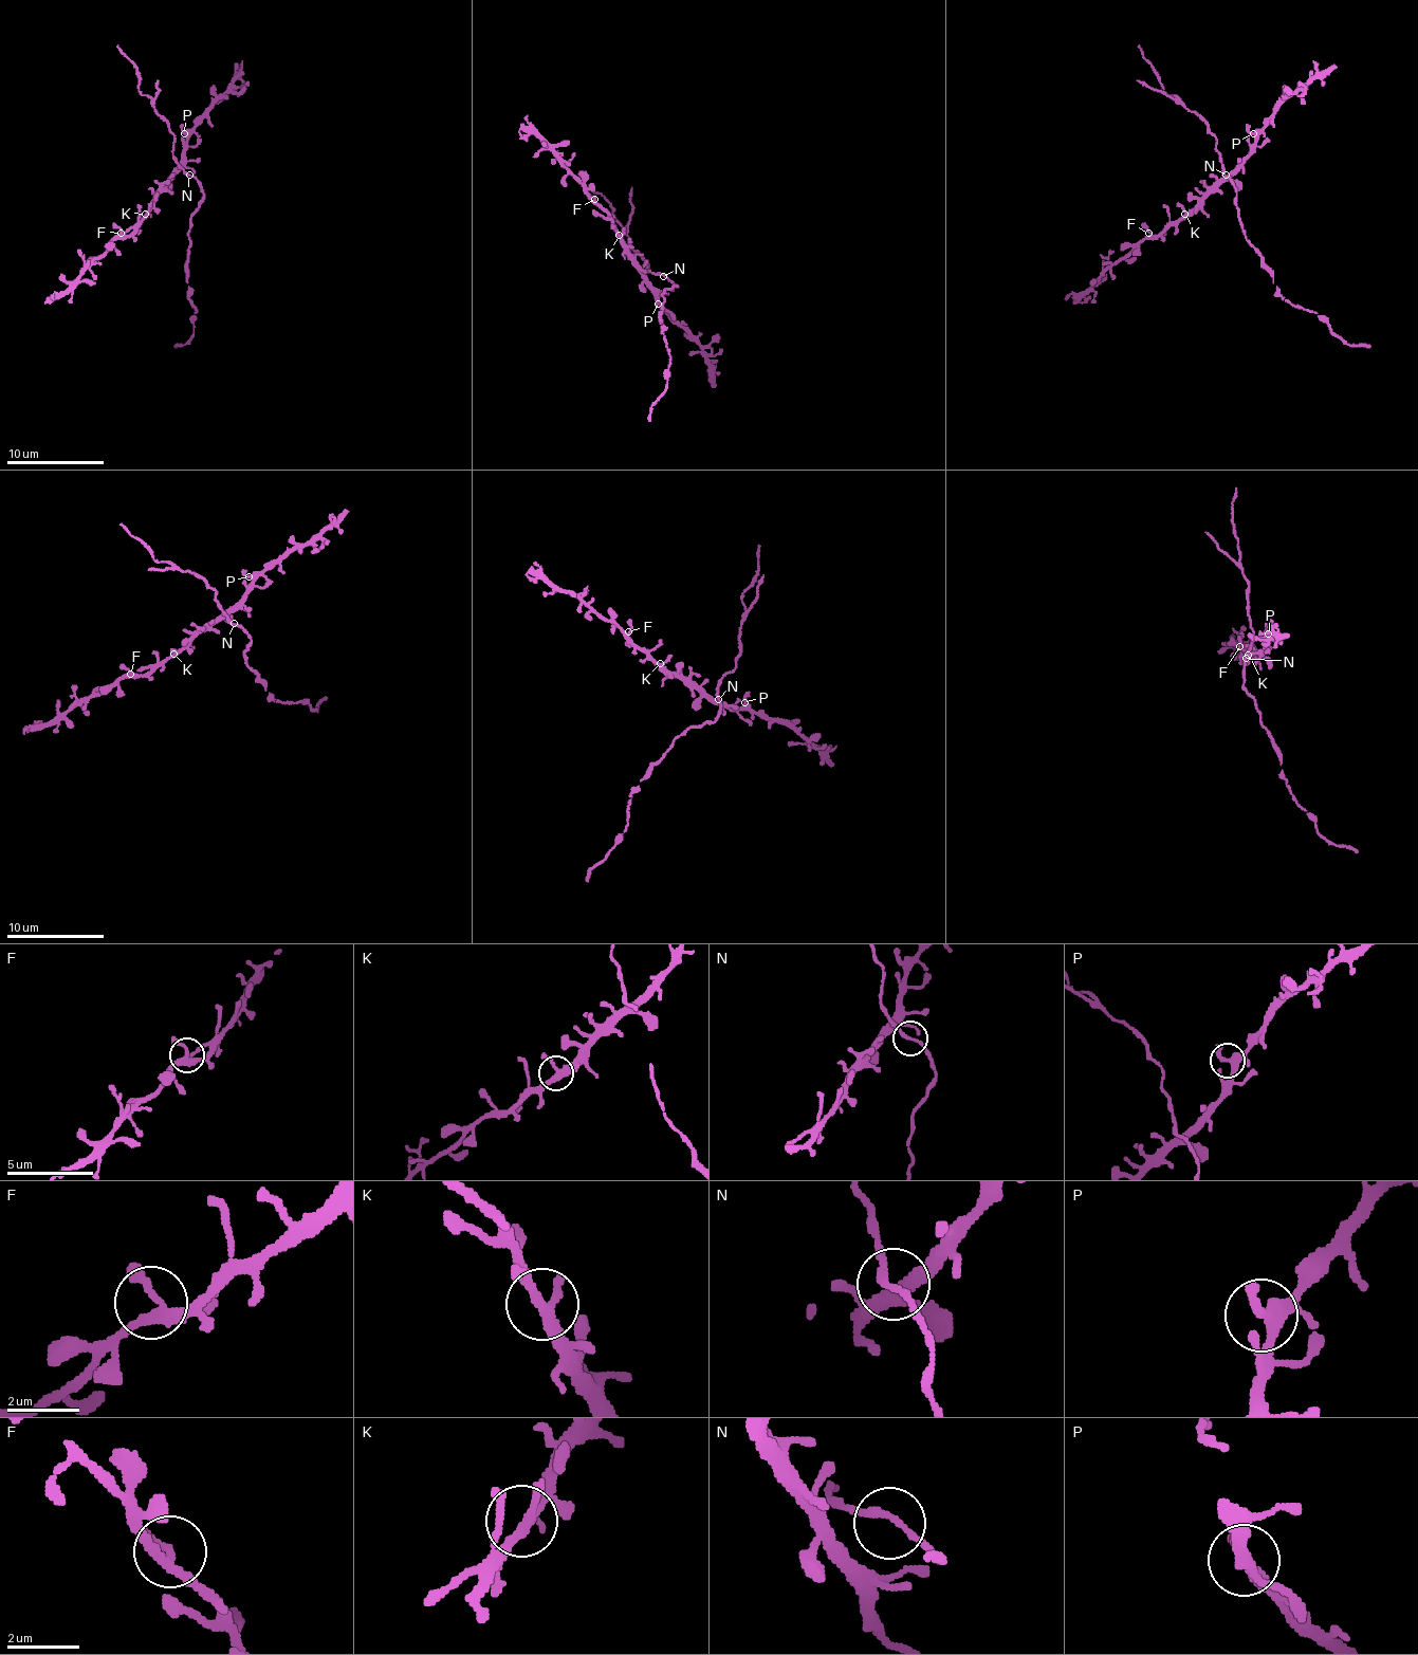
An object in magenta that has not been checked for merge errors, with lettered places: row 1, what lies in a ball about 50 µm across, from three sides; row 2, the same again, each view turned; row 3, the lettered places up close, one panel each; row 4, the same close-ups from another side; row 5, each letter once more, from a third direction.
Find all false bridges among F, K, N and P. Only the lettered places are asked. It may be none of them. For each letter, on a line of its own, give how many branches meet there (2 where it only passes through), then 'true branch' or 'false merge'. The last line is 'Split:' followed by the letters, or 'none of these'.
F: 3 | true branch
K: 3 | true branch
N: 2 | true branch
P: 3 | true branch
Split: none of these

